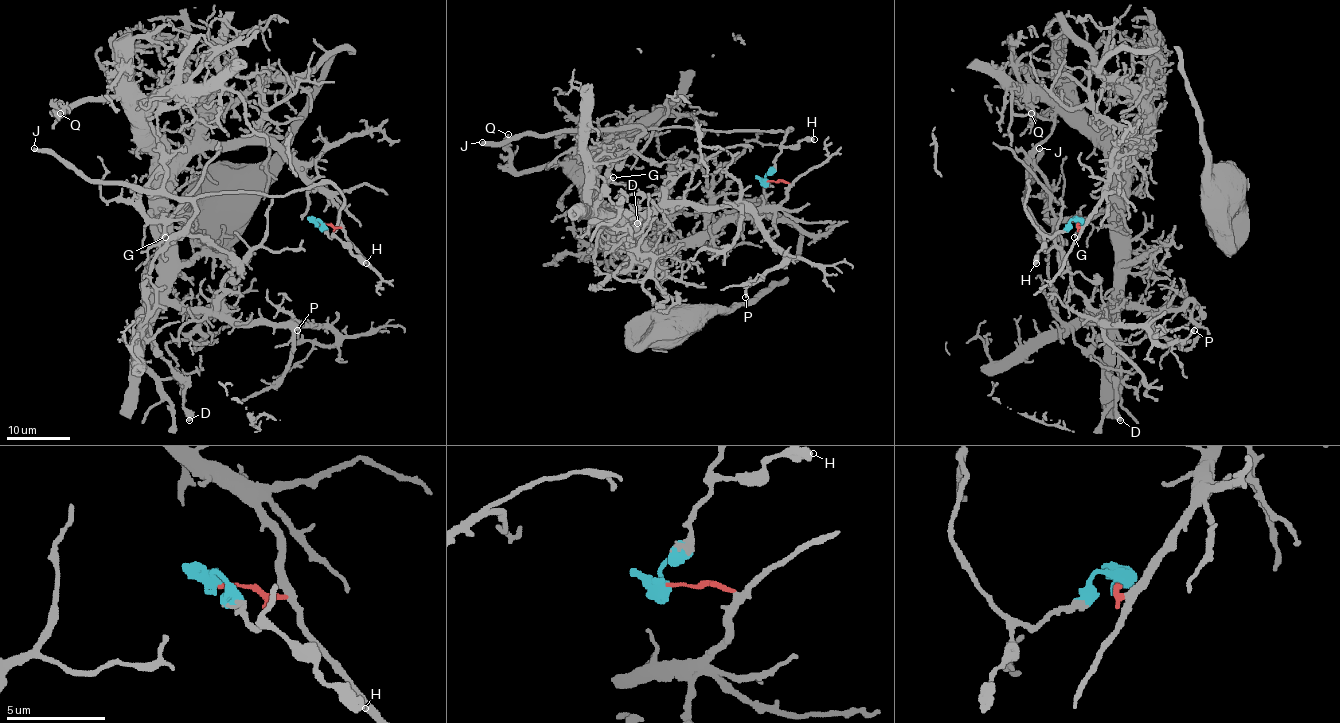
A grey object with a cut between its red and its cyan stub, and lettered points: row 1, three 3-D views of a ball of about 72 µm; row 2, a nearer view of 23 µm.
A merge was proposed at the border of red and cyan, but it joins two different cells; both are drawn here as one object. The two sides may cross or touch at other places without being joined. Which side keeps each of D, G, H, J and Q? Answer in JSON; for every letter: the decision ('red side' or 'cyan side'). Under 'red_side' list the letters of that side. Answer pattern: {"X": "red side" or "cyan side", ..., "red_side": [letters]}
{"D": "cyan side", "G": "red side", "H": "cyan side", "J": "cyan side", "Q": "red side", "red_side": ["G", "Q"]}

